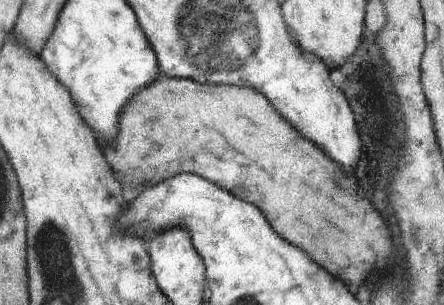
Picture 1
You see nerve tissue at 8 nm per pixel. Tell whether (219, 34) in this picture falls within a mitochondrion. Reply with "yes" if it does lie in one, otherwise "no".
yes

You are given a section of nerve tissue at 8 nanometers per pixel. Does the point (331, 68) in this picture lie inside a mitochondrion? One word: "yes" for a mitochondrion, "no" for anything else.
no

